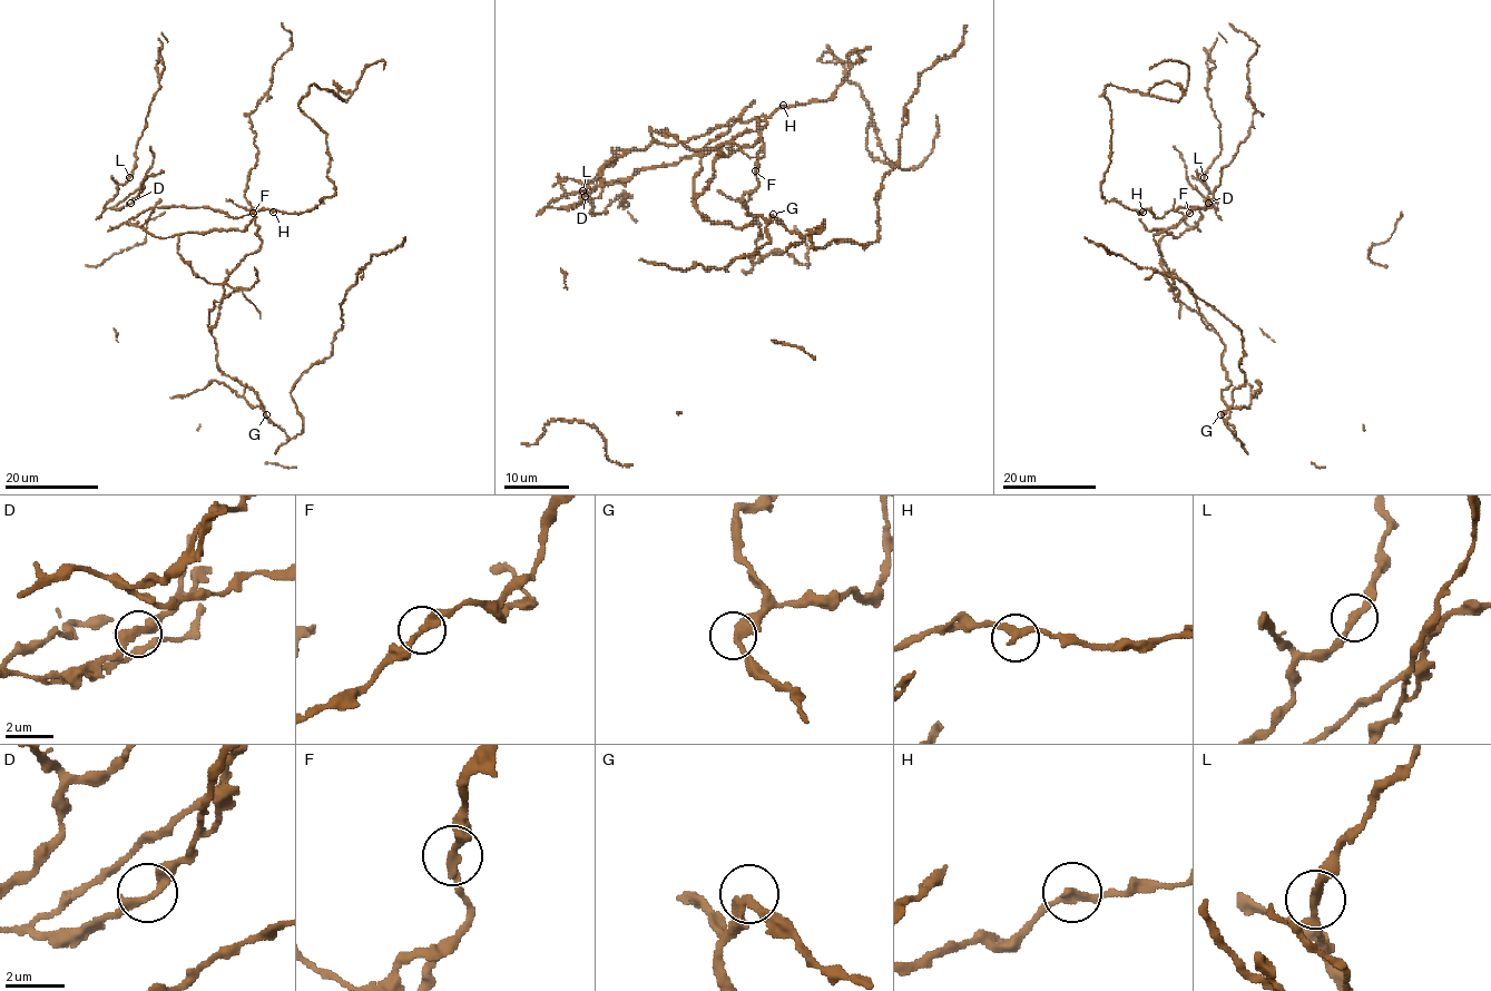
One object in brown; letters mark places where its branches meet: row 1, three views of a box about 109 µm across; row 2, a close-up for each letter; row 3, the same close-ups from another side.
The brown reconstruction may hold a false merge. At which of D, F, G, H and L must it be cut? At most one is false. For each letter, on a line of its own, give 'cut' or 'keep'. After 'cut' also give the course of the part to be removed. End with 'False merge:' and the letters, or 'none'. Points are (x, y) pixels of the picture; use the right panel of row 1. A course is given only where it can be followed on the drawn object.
D: keep
F: keep
G: keep
H: keep
L: keep
False merge: none

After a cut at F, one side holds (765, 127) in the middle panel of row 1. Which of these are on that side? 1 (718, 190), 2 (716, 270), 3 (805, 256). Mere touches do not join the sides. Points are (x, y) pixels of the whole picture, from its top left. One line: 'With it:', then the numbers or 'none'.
With it: 2

